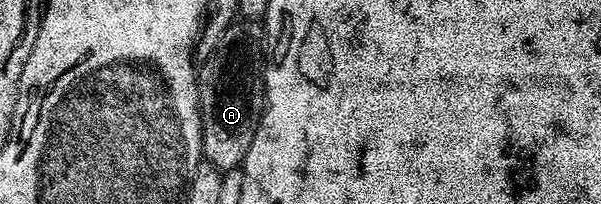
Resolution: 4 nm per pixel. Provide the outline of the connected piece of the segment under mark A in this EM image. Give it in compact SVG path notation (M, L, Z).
M252 21L226 28L219 44L197 70L197 100L201 112L201 153L204 161L222 172L236 170L255 140L261 111L265 107L265 79L261 30Z

